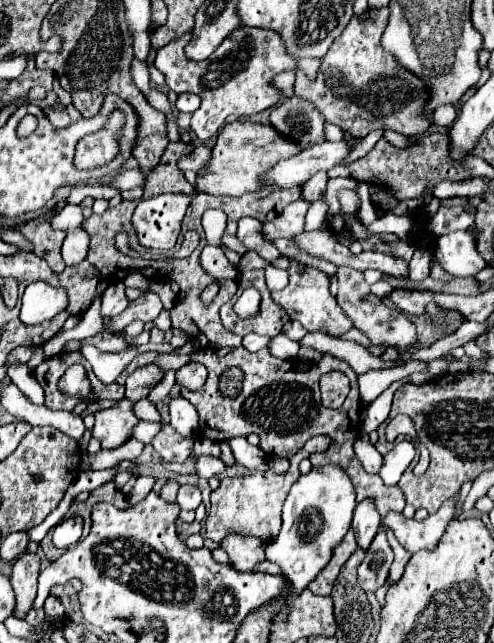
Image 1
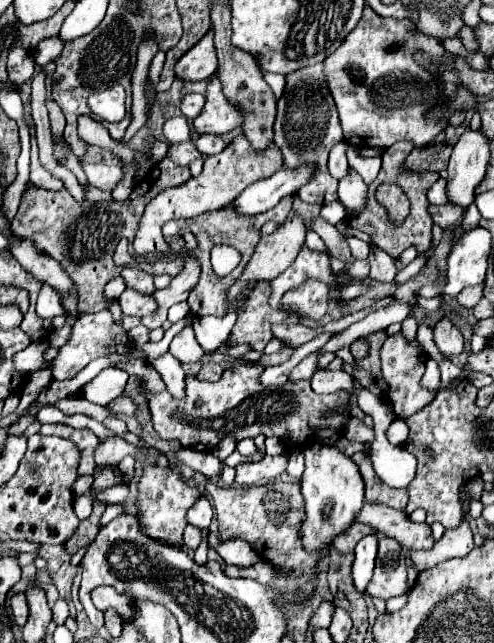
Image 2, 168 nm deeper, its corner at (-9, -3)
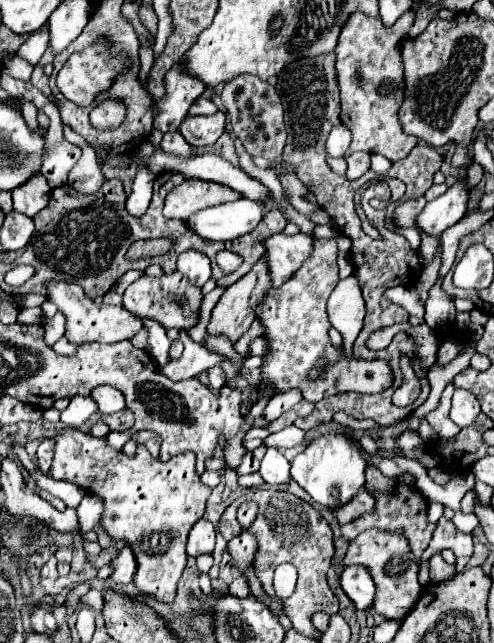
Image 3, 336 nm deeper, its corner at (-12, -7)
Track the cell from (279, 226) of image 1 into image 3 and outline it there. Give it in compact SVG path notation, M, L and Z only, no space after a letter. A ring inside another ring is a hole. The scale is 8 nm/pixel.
M260 258L244 278L240 278L222 294L212 310L206 332L210 336L222 334L232 344L236 344L236 340L254 322L252 304L260 300L260 296L264 296L268 288L272 288L272 282L268 280L268 268L264 268L264 258Z

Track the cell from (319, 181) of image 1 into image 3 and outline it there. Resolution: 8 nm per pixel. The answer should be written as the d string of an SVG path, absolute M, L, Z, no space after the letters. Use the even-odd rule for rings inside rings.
M338 124L330 130L330 136L326 140L326 152L334 158L342 158L350 144L350 132L344 124Z

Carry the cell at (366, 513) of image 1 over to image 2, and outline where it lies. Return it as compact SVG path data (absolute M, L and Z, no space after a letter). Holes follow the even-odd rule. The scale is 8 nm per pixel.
M373 532L373 534L367 534L355 548L353 582L355 582L357 590L361 590L361 592L365 592L365 586L369 584L369 580L373 576L377 544L379 544L379 536L377 536L377 532Z

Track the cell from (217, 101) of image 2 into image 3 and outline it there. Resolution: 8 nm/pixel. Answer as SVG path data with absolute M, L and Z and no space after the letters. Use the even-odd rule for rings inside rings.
M216 112L212 116L188 116L178 126L178 132L190 146L210 146L222 134L226 126L226 114Z

